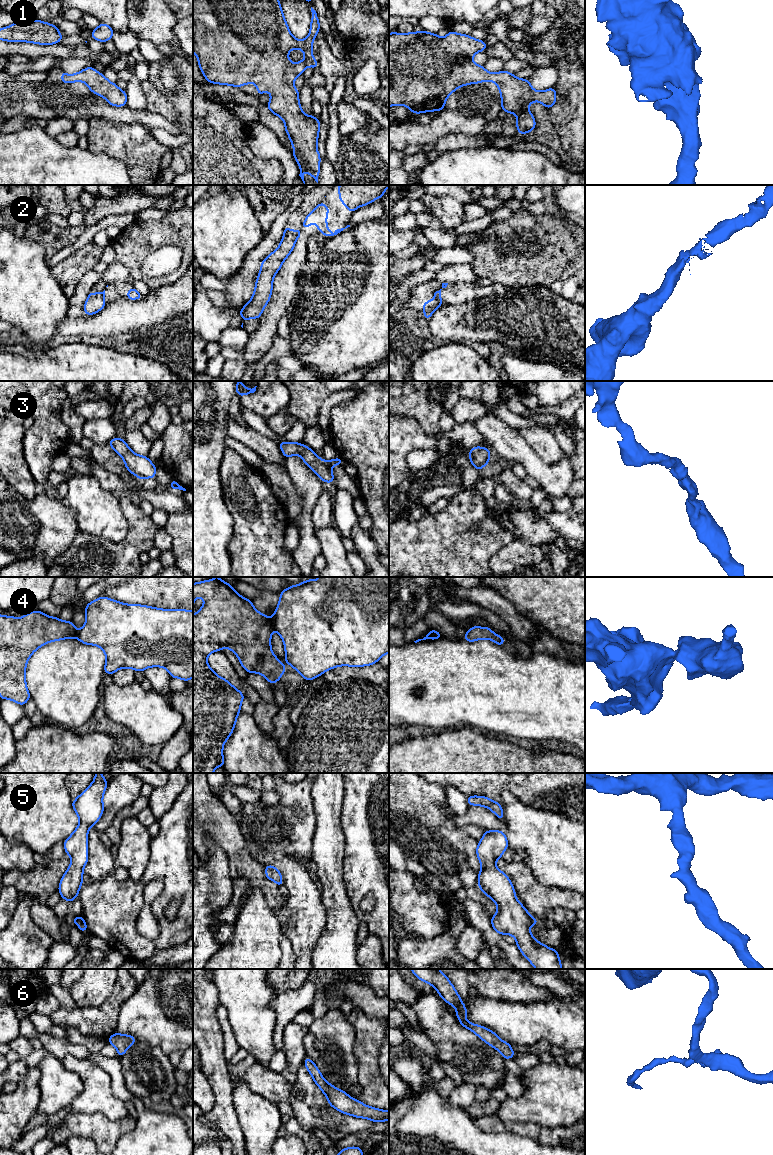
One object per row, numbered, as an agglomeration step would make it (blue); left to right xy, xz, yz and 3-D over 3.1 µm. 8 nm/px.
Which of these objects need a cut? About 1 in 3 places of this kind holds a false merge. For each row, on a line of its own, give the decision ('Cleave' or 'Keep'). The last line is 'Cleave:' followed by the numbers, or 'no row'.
1: Keep
2: Cleave
3: Keep
4: Cleave
5: Keep
6: Keep
Cleave: 2, 4

